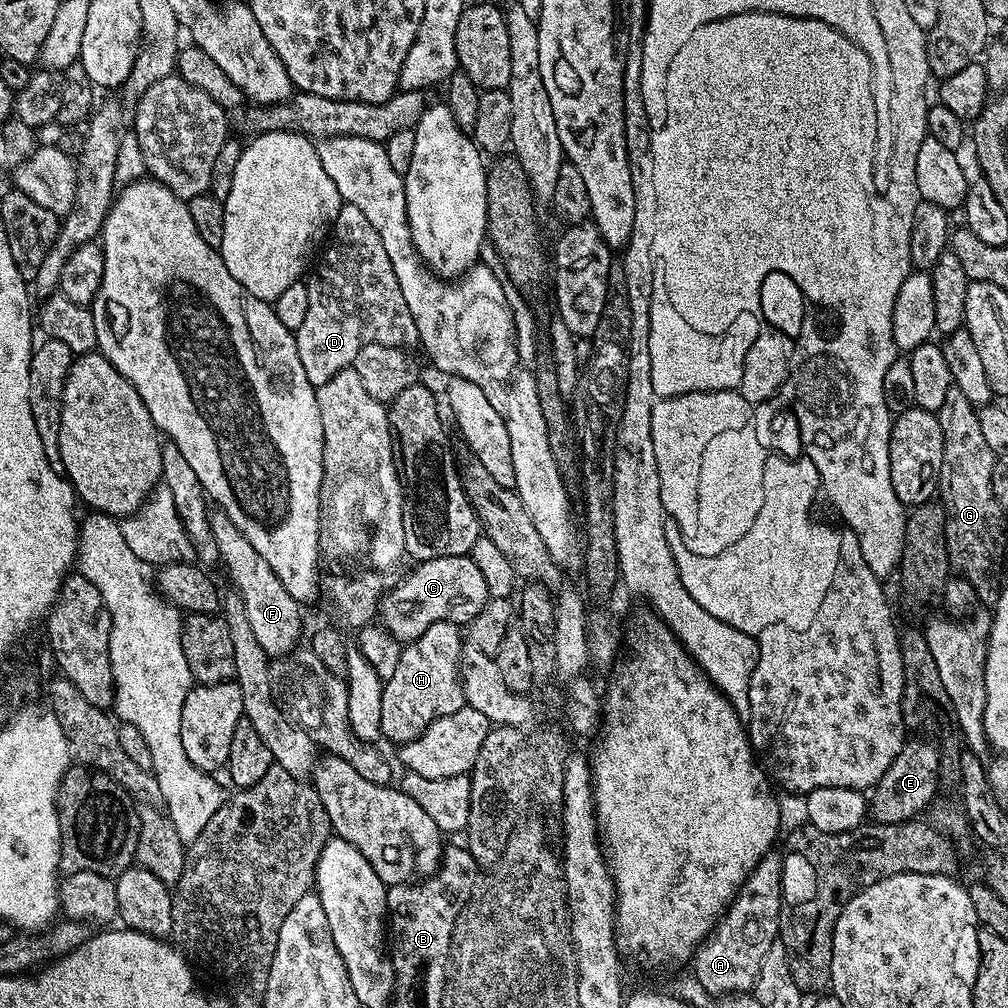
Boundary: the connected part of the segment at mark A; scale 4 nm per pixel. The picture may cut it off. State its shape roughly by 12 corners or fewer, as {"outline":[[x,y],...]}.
{"outline":[[779,855],[762,857],[696,949],[713,996],[755,989],[780,934]]}

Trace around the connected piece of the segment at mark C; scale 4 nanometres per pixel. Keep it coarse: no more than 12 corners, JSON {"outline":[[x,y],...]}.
{"outline":[[471,555],[434,558],[385,591],[399,642],[466,626],[490,599]]}

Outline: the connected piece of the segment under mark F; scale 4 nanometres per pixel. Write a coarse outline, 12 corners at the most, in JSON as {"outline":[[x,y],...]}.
{"outline":[[222,510],[214,542],[269,658],[297,651],[301,601]]}

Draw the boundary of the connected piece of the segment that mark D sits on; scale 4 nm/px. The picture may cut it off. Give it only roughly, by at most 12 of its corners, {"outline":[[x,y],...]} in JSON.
{"outline":[[344,204],[294,333],[315,388],[417,343],[394,266]]}

